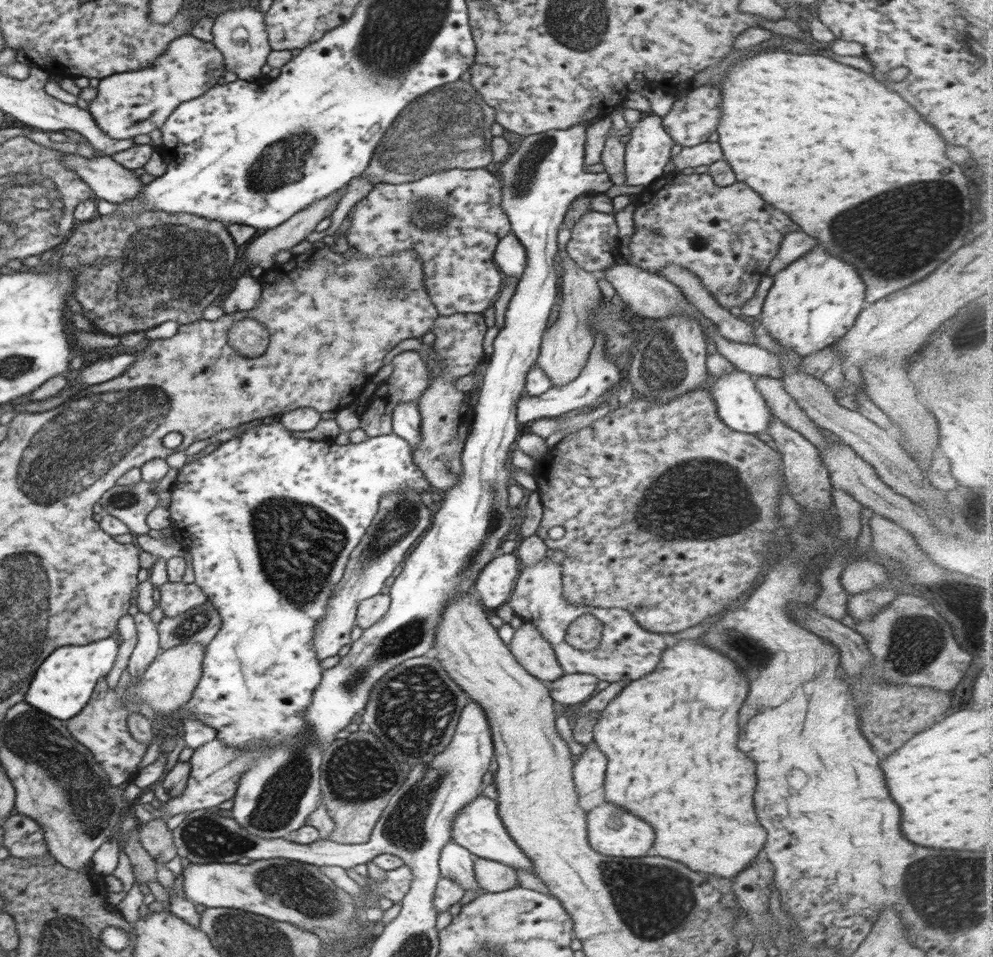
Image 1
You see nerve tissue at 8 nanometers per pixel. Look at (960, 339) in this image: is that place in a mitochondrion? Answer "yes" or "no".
yes

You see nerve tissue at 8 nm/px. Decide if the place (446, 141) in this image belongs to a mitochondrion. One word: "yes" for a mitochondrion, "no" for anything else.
yes

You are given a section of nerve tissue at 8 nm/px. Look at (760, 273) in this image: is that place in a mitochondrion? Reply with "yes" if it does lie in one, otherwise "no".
no

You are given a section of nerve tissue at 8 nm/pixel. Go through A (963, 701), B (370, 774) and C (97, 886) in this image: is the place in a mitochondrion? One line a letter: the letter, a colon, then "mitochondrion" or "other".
A: other
B: mitochondrion
C: other

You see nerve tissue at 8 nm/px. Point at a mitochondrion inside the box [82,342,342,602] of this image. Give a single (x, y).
(120, 500)

